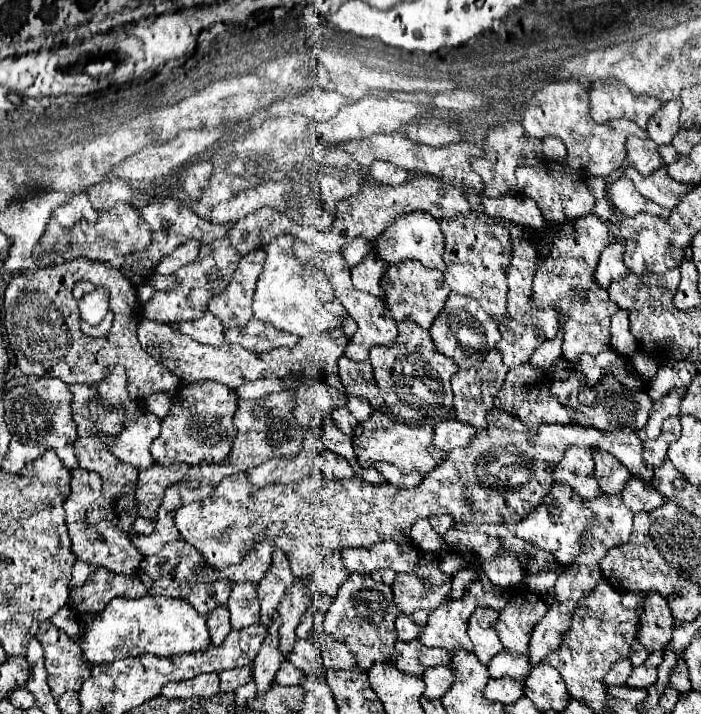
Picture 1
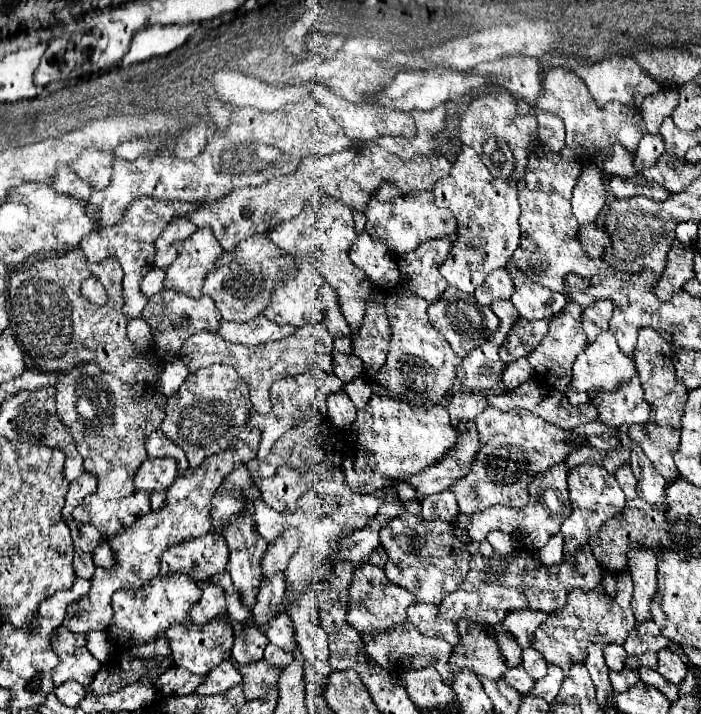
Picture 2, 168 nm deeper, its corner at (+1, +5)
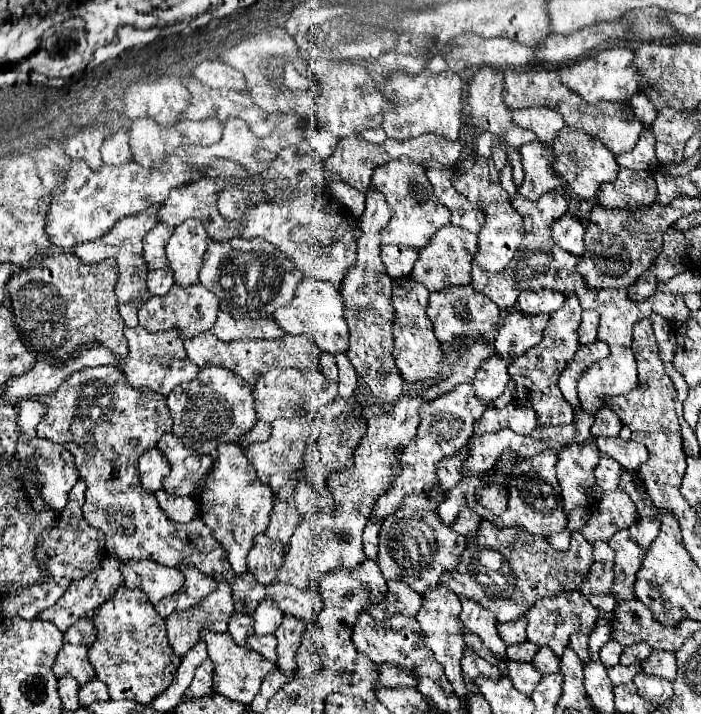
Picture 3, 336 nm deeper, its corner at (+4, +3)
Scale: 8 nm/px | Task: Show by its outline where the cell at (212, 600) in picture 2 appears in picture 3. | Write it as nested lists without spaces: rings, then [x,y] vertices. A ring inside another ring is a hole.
[[[181,567],[181,571],[185,575],[185,585],[181,587],[181,591],[177,595],[165,599],[163,603],[155,605],[155,609],[163,617],[171,615],[173,611],[181,611],[201,603],[203,597],[211,595],[217,589],[217,583],[213,579],[205,579],[205,575],[201,575],[201,571],[193,571],[191,567]]]

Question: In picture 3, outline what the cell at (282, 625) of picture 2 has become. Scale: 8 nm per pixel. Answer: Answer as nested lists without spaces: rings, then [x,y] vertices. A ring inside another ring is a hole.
[[[265,599],[265,603],[261,603],[261,607],[253,613],[253,619],[253,629],[257,635],[273,635],[283,623],[283,611],[279,611],[271,599]]]

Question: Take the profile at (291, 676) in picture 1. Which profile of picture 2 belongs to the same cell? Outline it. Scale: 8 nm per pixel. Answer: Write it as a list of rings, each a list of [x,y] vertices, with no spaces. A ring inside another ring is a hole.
[[[268,643],[268,645],[266,645],[266,649],[264,649],[264,659],[266,659],[270,665],[274,665],[274,667],[282,669],[282,667],[286,667],[286,665],[292,661],[292,655],[290,655],[290,653],[286,653],[284,649],[280,649],[280,647],[276,647],[276,645]]]

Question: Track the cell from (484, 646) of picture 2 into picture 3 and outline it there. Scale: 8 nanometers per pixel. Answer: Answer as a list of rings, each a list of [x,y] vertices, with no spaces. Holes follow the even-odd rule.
[[[465,599],[461,603],[463,603],[463,611],[459,615],[461,625],[467,631],[479,635],[479,639],[483,641],[483,645],[491,653],[495,653],[501,661],[505,661],[507,659],[507,655],[505,655],[505,647],[507,645],[497,635],[497,619],[495,619],[495,615],[491,611],[481,609],[481,605],[479,603],[473,603],[471,599]]]

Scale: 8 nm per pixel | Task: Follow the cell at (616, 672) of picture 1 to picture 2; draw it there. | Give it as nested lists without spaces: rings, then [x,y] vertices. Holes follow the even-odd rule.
[[[606,645],[604,647],[604,661],[606,661],[608,669],[612,669],[612,671],[624,669],[624,661],[626,661],[624,647],[622,645]]]

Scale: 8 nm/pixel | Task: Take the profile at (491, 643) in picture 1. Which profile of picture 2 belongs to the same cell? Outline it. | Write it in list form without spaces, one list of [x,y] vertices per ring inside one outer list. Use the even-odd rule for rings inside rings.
[[[502,623],[492,625],[492,627],[494,627],[492,633],[496,635],[496,641],[498,641],[498,645],[500,645],[500,651],[502,651],[502,655],[506,657],[506,663],[508,663],[510,667],[518,667],[518,665],[520,665],[520,653],[522,653],[520,645],[516,645],[514,637],[504,629]]]

